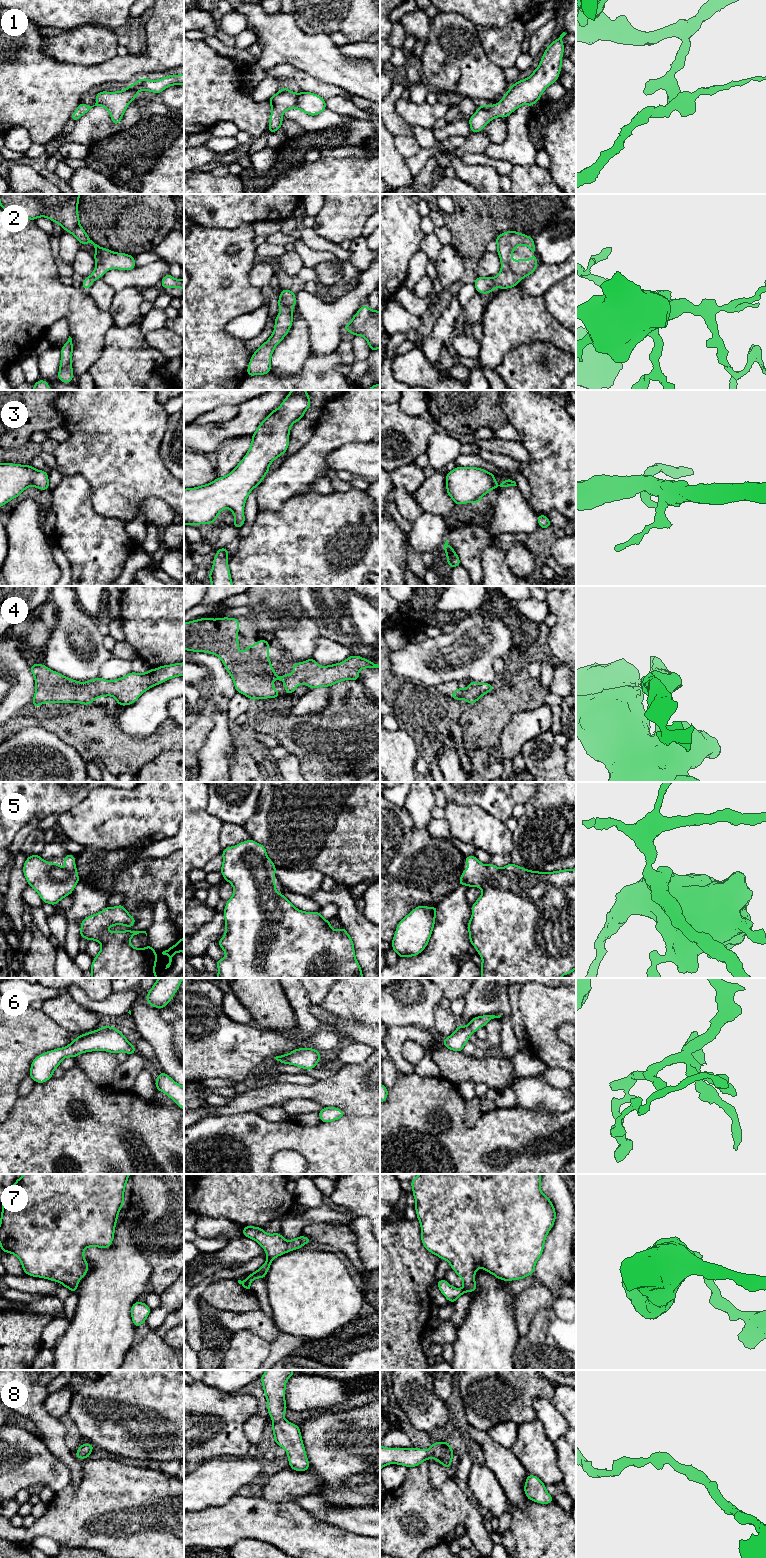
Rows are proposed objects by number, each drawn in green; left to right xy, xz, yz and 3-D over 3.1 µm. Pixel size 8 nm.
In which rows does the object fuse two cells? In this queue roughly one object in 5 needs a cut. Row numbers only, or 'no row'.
7

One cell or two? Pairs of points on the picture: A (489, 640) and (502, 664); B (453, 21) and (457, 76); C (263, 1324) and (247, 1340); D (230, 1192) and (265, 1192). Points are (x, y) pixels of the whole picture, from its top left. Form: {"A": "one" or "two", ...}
{"A": "two", "B": "one", "C": "two", "D": "one"}

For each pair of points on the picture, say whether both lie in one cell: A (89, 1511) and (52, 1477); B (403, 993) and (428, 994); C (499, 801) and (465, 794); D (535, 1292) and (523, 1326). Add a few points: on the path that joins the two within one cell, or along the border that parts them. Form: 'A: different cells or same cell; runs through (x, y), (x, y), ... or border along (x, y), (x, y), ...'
A: different cells; border along (70, 1481), (55, 1493)
B: same cell; runs through (409, 994), (422, 994)
C: same cell; runs through (491, 794), (473, 794)
D: same cell; runs through (530, 1300), (527, 1303), (523, 1318)

